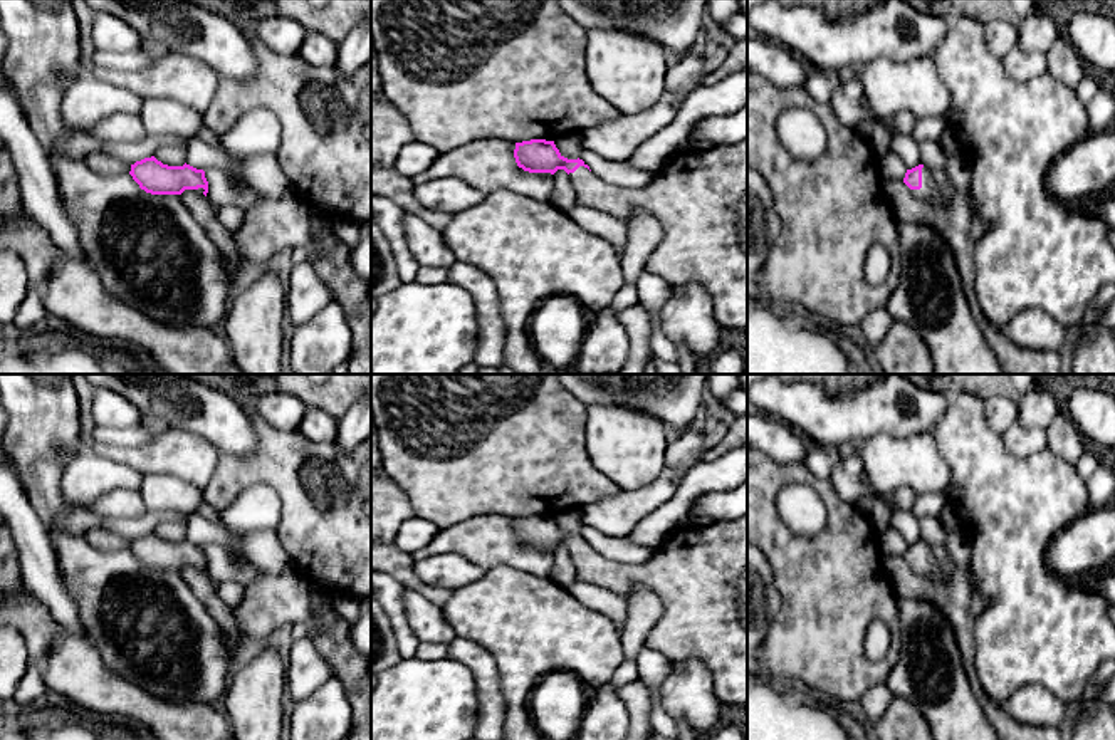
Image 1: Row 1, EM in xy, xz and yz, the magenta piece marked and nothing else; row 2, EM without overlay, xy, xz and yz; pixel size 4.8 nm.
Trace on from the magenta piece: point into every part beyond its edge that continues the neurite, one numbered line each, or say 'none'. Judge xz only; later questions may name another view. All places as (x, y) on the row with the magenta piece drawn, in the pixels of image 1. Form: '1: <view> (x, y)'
1: xz (699, 198)

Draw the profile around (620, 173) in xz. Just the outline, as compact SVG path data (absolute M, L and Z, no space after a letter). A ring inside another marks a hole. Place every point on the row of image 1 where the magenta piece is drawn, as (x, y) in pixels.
M583 149L579 159L586 161L591 171L601 169L601 178L618 188L646 186L655 176L655 173L633 168L626 161L611 161L601 158L599 154L589 149Z

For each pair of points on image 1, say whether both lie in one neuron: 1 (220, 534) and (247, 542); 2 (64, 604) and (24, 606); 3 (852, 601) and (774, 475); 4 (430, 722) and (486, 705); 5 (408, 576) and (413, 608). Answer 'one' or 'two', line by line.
1: one
2: two
3: one
4: two
5: two

